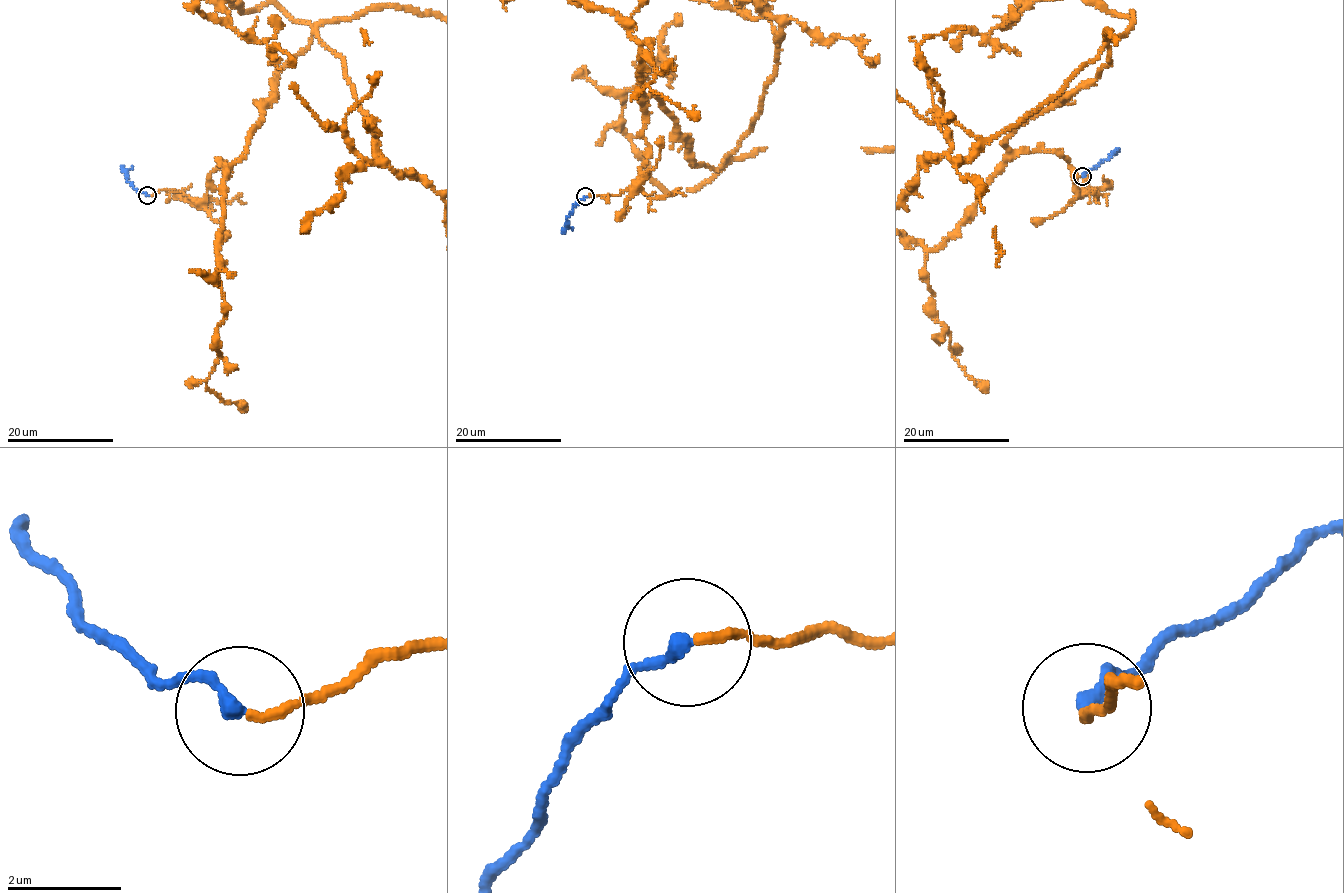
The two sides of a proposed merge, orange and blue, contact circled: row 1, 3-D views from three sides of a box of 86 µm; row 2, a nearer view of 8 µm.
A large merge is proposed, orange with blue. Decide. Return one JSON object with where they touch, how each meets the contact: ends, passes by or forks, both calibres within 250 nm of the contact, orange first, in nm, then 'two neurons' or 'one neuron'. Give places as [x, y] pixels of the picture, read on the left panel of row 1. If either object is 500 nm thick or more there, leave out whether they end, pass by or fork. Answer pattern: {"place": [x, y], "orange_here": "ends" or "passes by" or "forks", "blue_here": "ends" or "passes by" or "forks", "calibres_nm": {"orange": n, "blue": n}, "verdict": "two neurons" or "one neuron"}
{"place": [147, 195], "orange_here": "ends", "blue_here": "ends", "calibres_nm": {"orange": 140, "blue": 260}, "verdict": "one neuron"}

